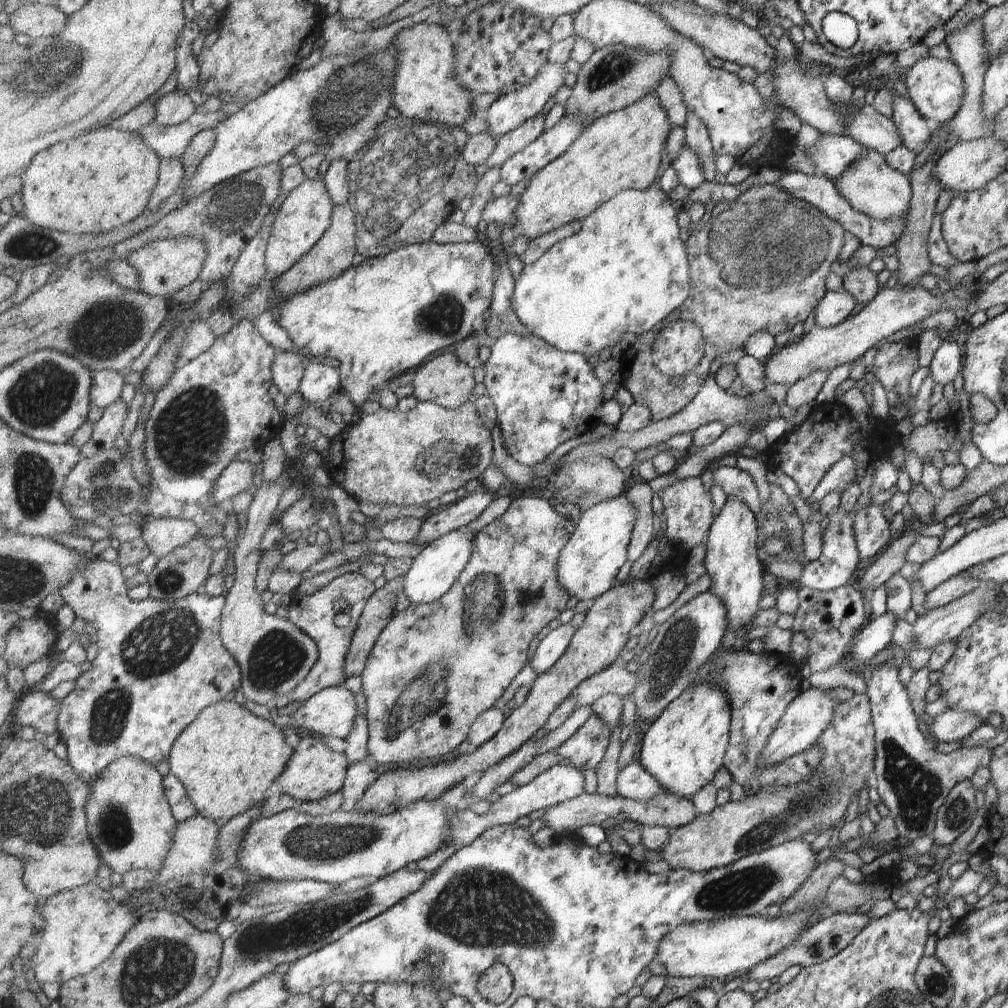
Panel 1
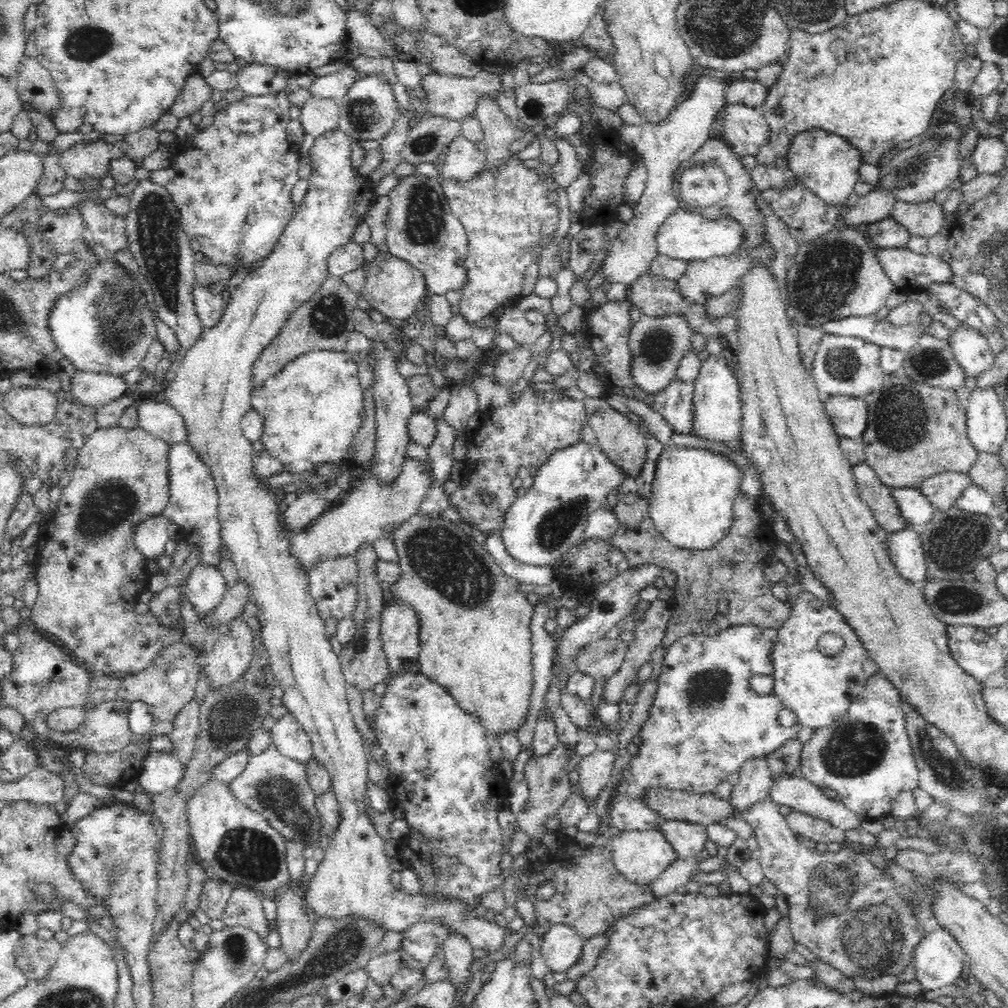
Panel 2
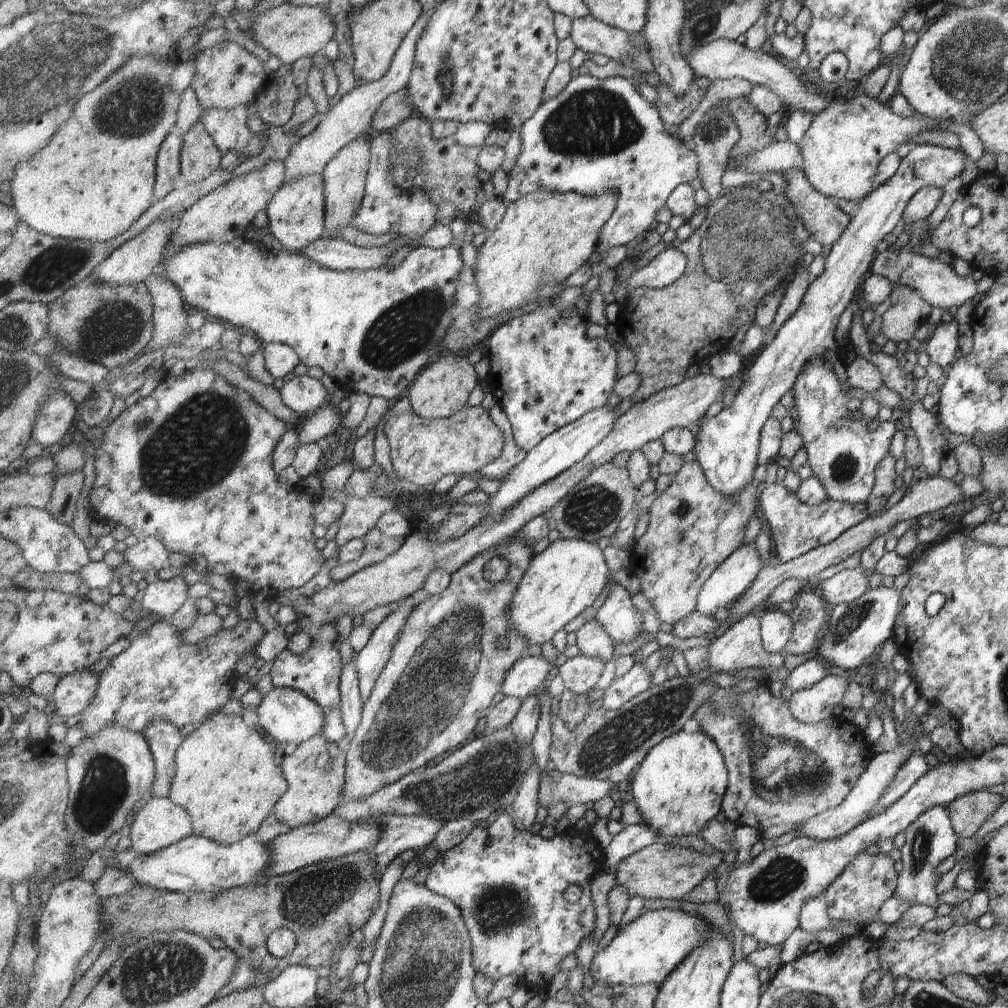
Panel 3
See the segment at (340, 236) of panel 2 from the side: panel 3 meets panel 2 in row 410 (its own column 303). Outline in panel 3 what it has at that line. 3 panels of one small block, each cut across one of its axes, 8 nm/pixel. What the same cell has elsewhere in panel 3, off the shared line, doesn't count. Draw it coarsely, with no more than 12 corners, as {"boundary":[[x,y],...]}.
{"boundary":[[323,175],[285,182],[268,226],[291,252],[326,232]]}

